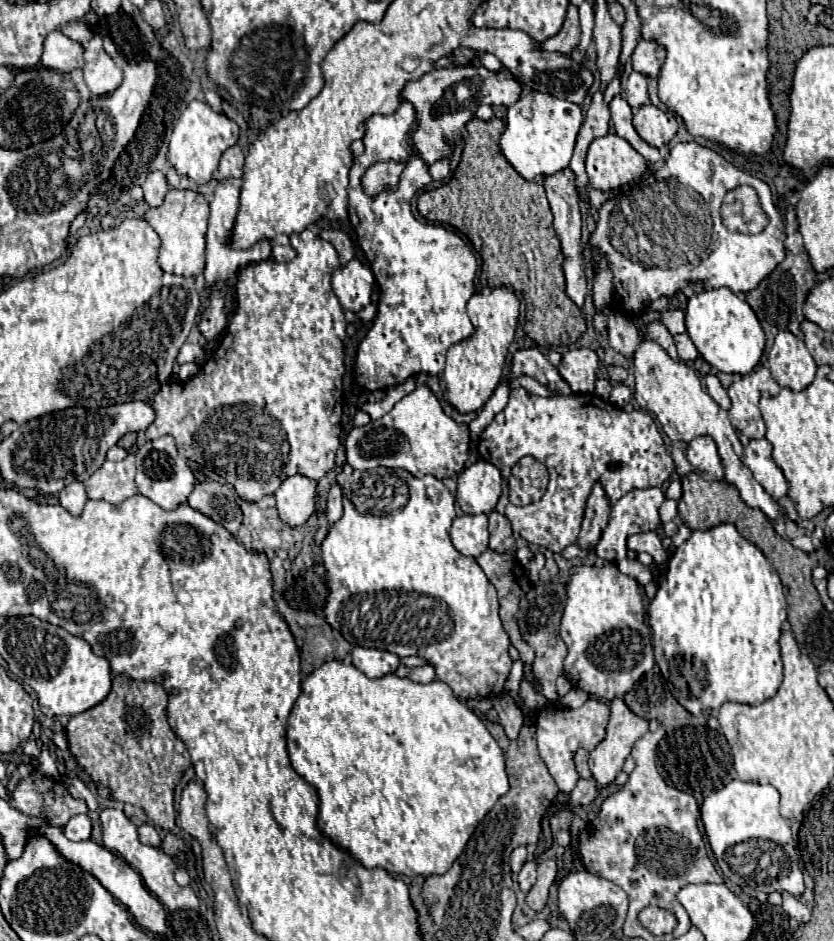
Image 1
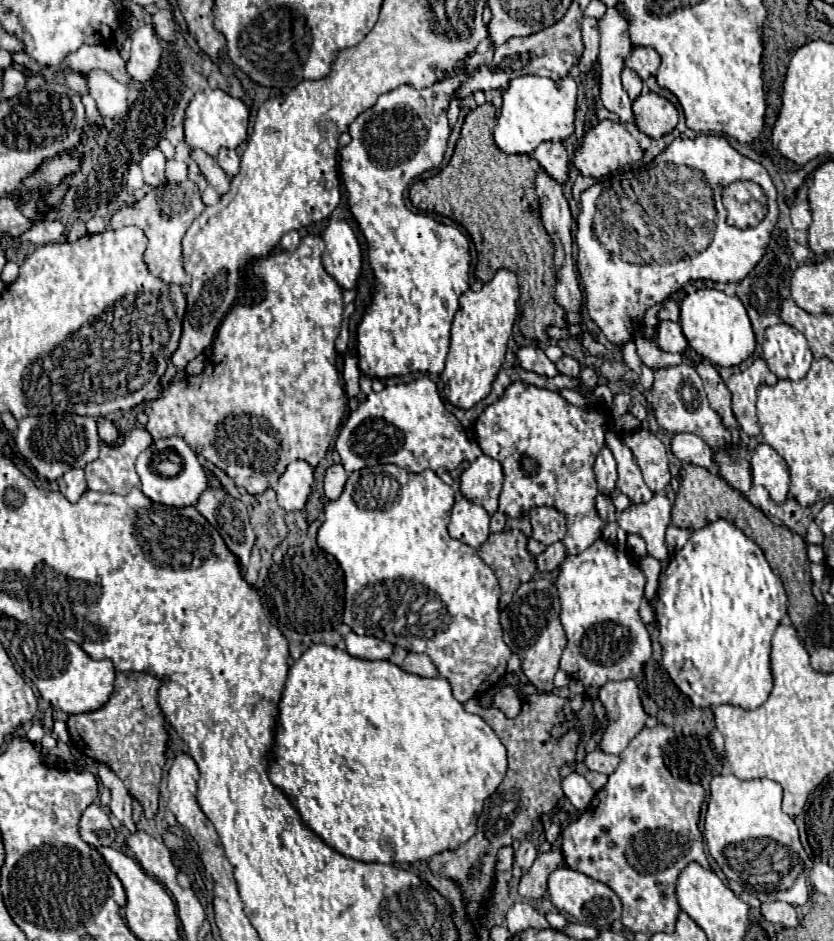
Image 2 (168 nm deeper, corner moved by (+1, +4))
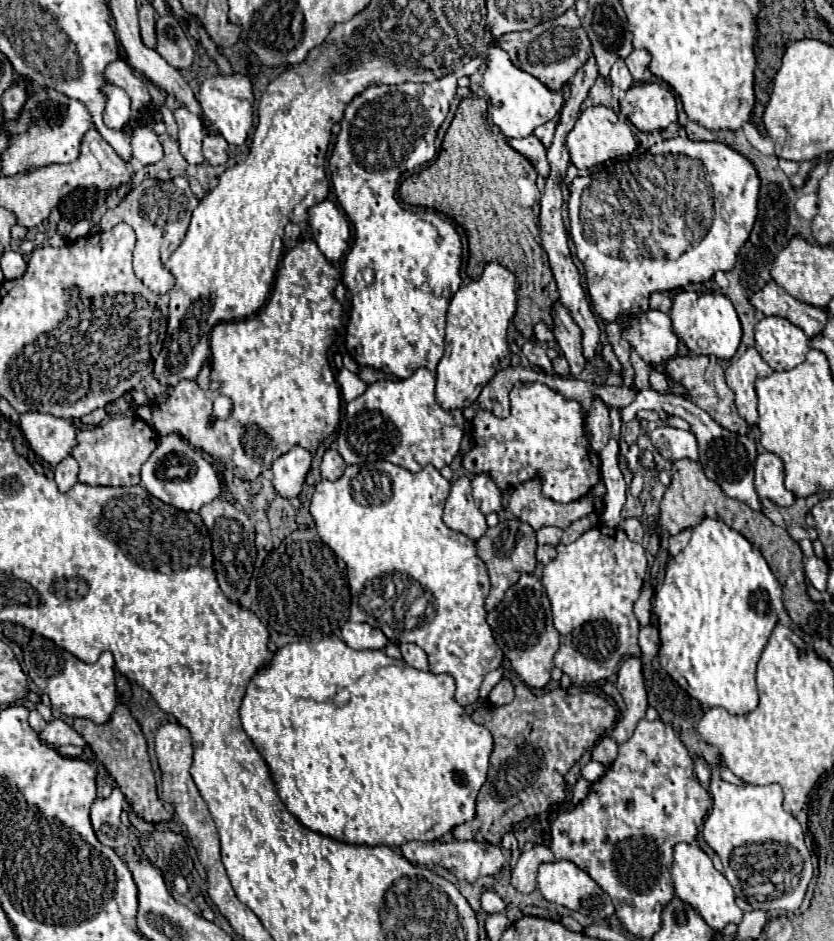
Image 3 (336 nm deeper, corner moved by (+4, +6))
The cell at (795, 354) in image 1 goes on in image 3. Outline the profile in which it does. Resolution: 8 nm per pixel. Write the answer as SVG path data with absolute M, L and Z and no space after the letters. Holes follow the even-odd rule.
M765 316L755 326L755 348L777 372L799 366L809 352L807 342L805 332L781 316Z

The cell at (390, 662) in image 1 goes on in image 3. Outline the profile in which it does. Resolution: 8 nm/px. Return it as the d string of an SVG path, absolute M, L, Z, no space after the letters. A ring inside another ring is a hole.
M347 622L341 628L341 638L347 646L355 648L355 650L381 650L387 644L387 638L381 630L361 622Z

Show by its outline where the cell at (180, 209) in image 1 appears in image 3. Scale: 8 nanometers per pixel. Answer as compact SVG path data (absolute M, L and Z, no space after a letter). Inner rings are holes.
M173 178L167 182L143 180L139 186L133 186L133 190L113 210L107 210L101 222L91 228L91 232L95 234L99 230L109 230L119 222L129 224L137 234L137 246L133 252L135 276L155 294L167 294L173 288L175 278L171 272L165 270L165 262L183 242L191 220L191 212L197 208L197 204L199 200L193 196L185 178Z

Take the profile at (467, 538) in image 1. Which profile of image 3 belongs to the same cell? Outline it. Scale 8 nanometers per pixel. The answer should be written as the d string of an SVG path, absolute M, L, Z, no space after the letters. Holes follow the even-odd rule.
M461 476L451 482L451 492L445 502L443 522L453 530L463 532L471 540L479 540L485 534L487 530L485 516L473 502L471 480L467 476Z

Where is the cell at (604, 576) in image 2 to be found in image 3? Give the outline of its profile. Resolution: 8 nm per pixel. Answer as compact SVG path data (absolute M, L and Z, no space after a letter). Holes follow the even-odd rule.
M595 526L571 544L559 544L557 558L545 564L541 584L545 586L551 602L555 630L561 634L561 646L555 654L555 666L563 670L563 674L567 674L573 684L611 678L619 670L619 664L625 656L641 654L637 646L639 622L633 614L633 604L639 598L647 570L649 566L643 546L627 540L623 532L607 526Z

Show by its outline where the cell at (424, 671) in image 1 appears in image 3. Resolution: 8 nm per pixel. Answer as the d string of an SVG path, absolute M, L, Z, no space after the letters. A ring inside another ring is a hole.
M405 642L405 644L399 644L399 648L401 648L403 660L409 666L413 666L417 670L427 670L427 654L417 644L407 644Z

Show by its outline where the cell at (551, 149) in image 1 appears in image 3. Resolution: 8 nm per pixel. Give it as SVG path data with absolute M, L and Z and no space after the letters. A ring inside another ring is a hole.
M493 42L487 54L487 68L483 72L483 90L491 102L491 120L507 138L525 138L533 134L539 124L545 124L557 116L563 106L563 94L543 86L535 76L513 66L507 52Z

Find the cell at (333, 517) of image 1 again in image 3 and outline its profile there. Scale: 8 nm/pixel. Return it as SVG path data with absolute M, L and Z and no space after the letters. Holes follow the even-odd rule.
M327 450L321 460L321 476L327 480L337 480L345 470L345 460L337 450Z

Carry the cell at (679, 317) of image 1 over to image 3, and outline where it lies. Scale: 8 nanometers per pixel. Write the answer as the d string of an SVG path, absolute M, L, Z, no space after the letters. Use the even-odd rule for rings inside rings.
M655 292L655 294L651 294L651 298L649 298L649 306L651 306L653 310L669 312L671 306L673 306L673 302L671 302L671 298L669 298L665 292Z

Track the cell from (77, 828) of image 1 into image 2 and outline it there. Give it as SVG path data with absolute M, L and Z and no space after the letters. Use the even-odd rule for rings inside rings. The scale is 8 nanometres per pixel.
M90 804L80 816L80 836L90 846L110 846L116 832L108 814L100 806Z

